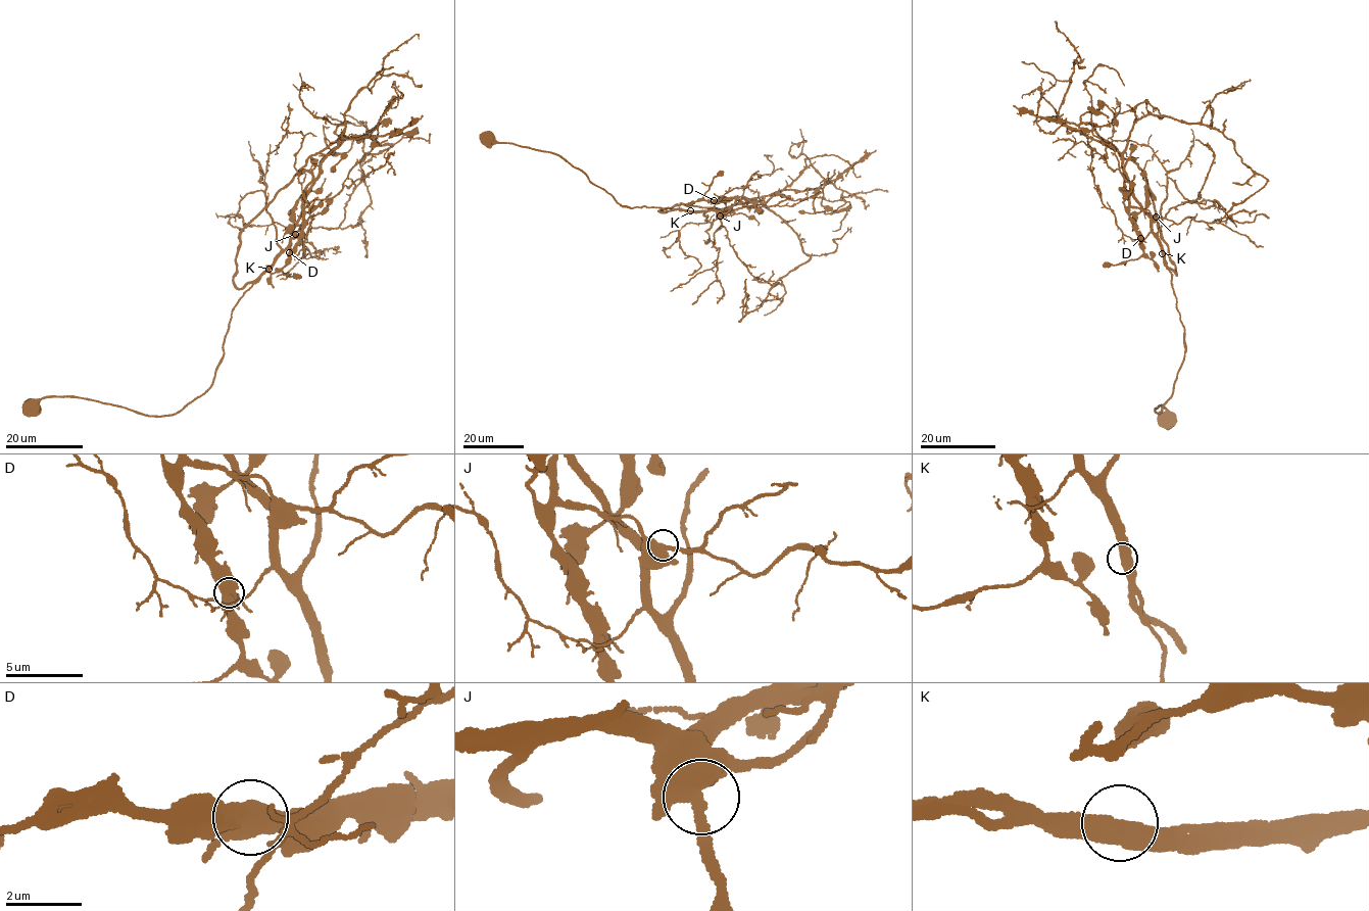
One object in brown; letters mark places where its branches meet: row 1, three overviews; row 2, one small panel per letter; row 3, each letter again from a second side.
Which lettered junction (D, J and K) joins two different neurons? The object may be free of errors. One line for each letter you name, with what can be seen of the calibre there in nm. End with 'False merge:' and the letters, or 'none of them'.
False merge: none of them

